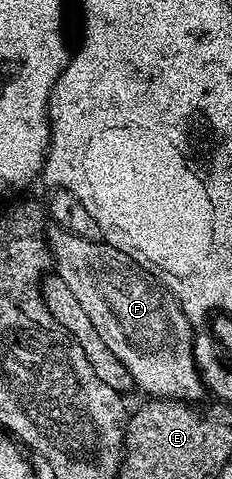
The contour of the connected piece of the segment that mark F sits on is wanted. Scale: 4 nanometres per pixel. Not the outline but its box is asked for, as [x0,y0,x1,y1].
[47,228,207,403]

